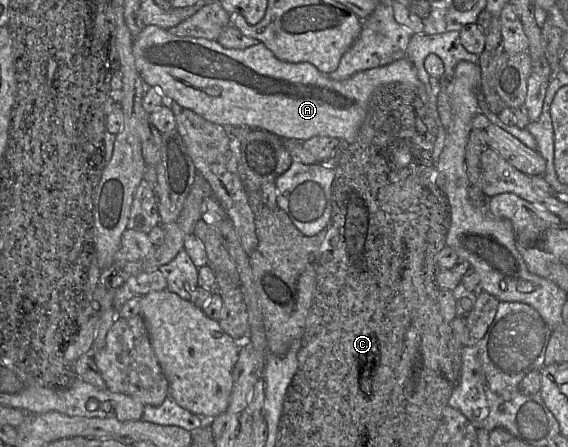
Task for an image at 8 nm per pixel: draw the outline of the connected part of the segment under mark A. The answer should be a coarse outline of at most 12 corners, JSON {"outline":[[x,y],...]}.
{"outline":[[156,26],[134,37],[144,84],[227,129],[352,143],[408,58],[336,81]]}

